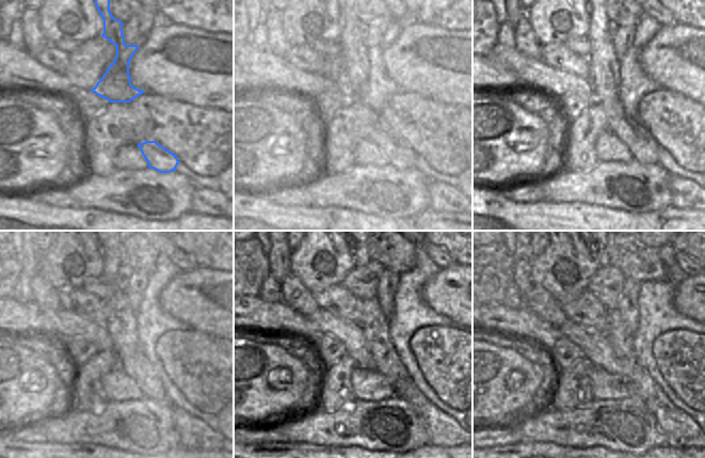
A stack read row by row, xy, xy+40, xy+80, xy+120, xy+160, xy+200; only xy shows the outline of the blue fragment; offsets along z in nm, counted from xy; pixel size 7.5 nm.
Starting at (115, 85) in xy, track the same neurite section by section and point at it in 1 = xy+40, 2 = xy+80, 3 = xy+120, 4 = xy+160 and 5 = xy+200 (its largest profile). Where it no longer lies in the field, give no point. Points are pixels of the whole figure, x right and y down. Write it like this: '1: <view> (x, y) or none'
1: xy+40 (363, 78)
2: xy+80 (618, 83)
3: xy+120 (138, 321)
4: xy+160 (385, 337)
5: xy+200 (624, 347)

